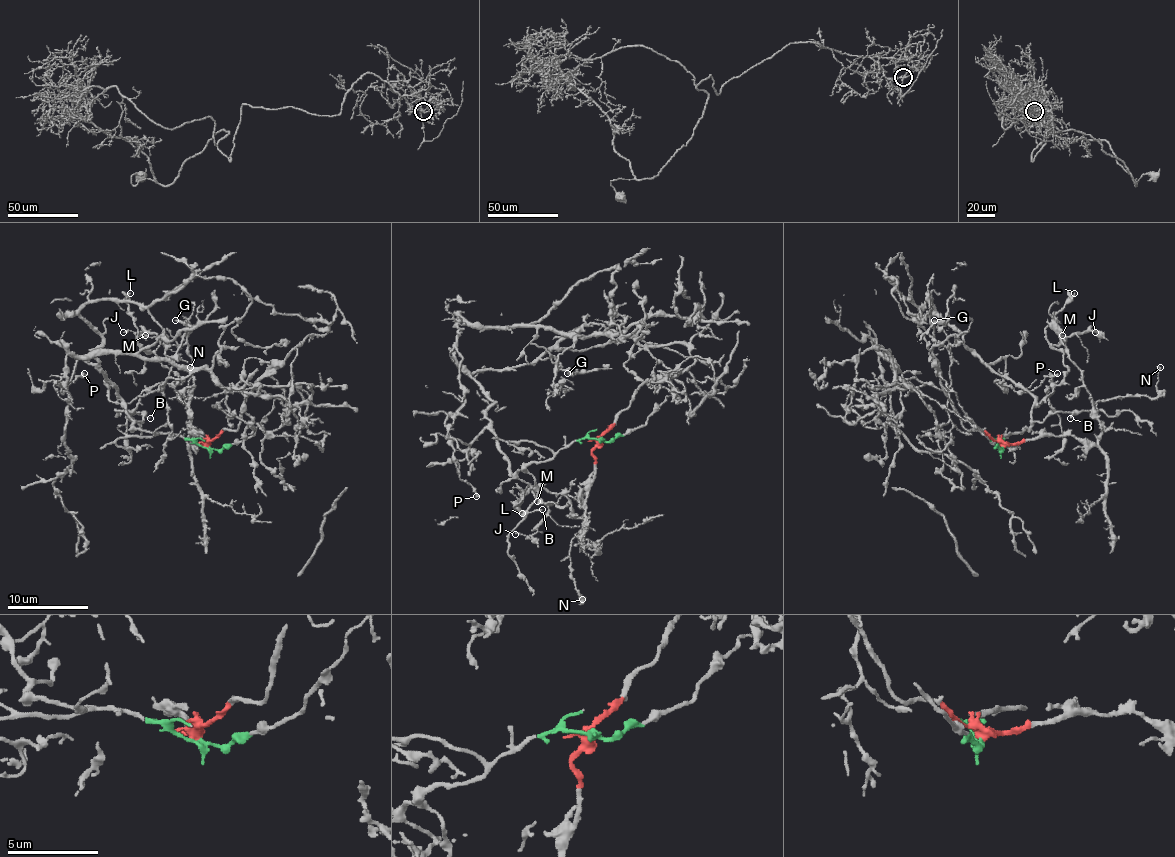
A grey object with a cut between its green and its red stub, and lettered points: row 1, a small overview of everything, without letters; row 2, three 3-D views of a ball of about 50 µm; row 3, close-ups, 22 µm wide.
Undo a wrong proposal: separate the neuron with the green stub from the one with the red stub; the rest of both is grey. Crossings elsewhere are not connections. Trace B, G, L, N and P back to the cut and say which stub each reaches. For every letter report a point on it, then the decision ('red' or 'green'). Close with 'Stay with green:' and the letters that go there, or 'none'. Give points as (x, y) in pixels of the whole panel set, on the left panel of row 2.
B: at (150, 418); green
G: at (175, 320); green
L: at (130, 293); green
N: at (190, 367); red
P: at (84, 373); green
Stay with green: B, G, L, P

